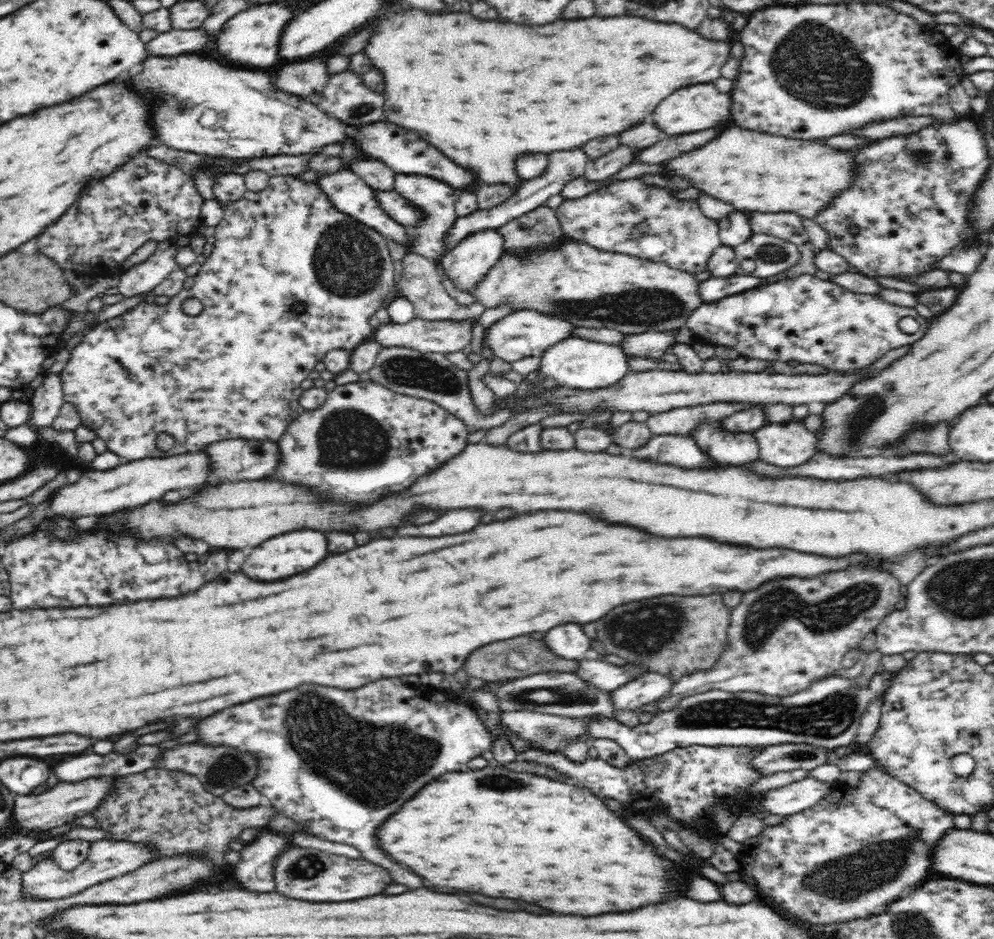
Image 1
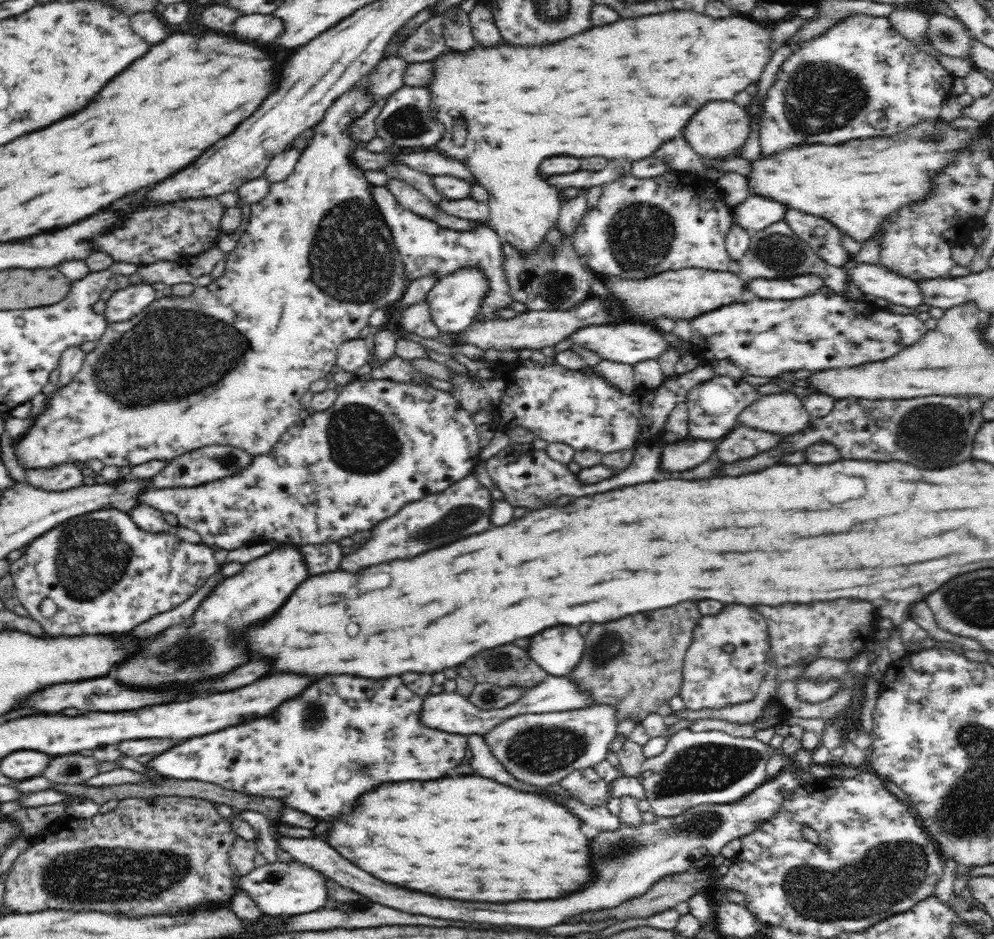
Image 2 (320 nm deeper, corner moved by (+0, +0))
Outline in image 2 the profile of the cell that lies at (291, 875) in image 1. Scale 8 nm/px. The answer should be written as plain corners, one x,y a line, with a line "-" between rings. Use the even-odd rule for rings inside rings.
296,861
291,864
266,863
255,868
237,879
237,888
242,888
256,902
256,906
268,916
294,916
312,912
324,906
328,900
326,878
320,872

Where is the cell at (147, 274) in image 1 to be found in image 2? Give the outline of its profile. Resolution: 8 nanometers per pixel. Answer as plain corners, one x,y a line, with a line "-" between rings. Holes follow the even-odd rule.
149,283
132,285
114,291
103,312
108,324
130,320
135,314
150,306
160,294

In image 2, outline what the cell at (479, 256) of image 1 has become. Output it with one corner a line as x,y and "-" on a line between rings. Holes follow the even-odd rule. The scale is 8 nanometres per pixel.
470,267
439,278
428,291
425,301
428,303
430,317
440,332
460,334
474,321
474,316
476,316
486,292
488,292
488,279
484,278
478,267
475,269

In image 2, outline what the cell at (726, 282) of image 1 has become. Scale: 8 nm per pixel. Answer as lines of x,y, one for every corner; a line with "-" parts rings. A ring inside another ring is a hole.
808,273
788,280
751,279
748,290
758,299
796,300
815,295
825,286
825,279
817,274

